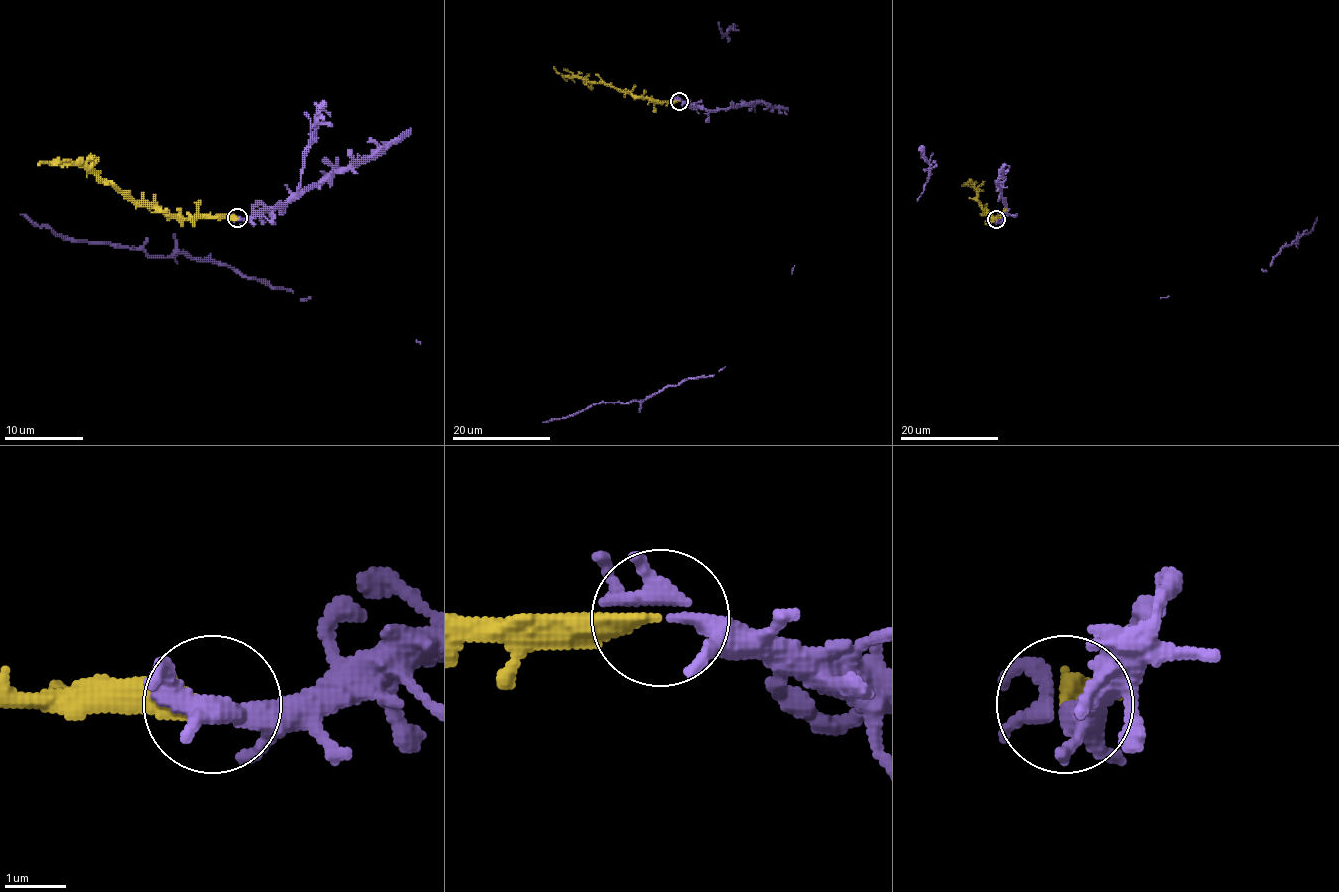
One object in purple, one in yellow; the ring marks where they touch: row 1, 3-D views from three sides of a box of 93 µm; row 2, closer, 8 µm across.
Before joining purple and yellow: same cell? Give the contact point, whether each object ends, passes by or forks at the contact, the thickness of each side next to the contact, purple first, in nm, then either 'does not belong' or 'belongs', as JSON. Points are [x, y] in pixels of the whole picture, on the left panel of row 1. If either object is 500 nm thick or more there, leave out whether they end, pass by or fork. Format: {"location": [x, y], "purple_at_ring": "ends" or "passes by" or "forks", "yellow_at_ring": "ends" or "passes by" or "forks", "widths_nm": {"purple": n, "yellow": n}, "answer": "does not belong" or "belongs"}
{"location": [237, 218], "purple_at_ring": "forks", "yellow_at_ring": "ends", "widths_nm": {"purple": 280, "yellow": 360}, "answer": "belongs"}

